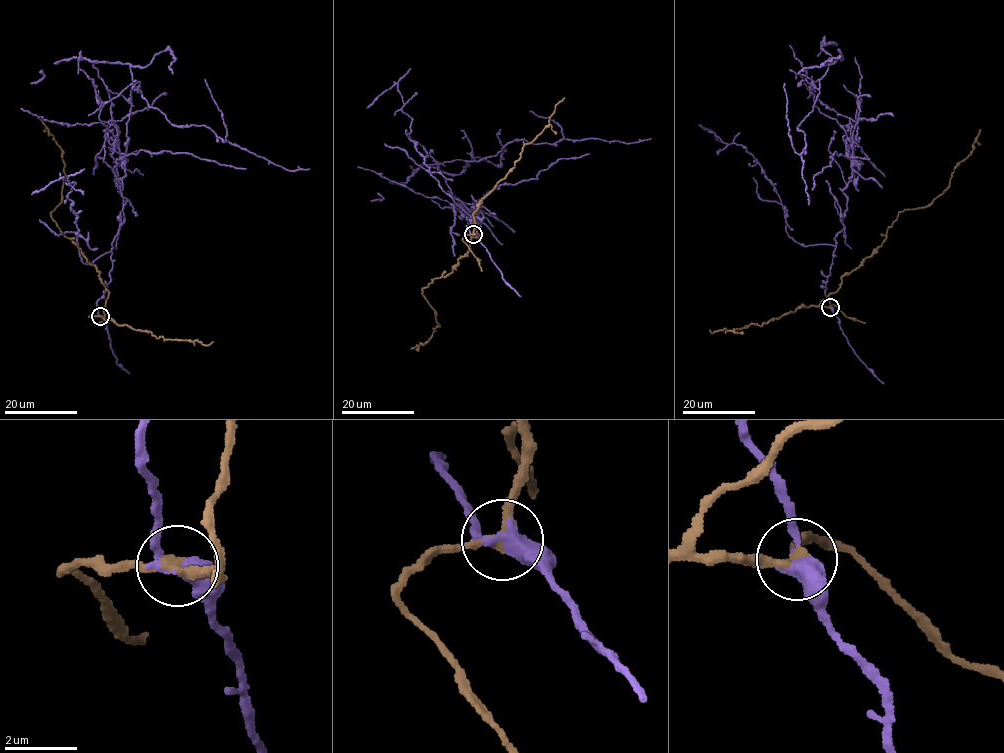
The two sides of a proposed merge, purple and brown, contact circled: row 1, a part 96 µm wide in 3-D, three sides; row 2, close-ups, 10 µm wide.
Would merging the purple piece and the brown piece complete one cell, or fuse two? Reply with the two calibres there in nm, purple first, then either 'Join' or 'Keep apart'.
Thickness 400 nm (purple) against 280 nm. Keep apart

